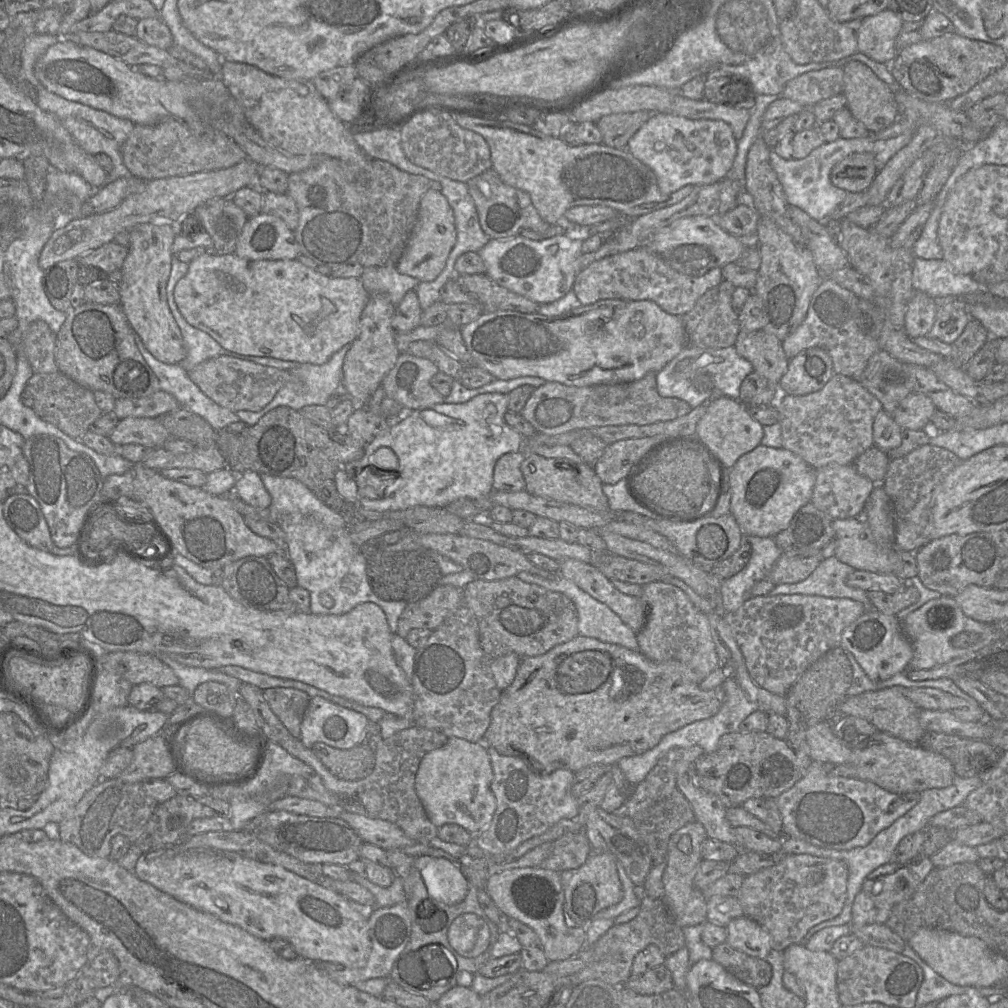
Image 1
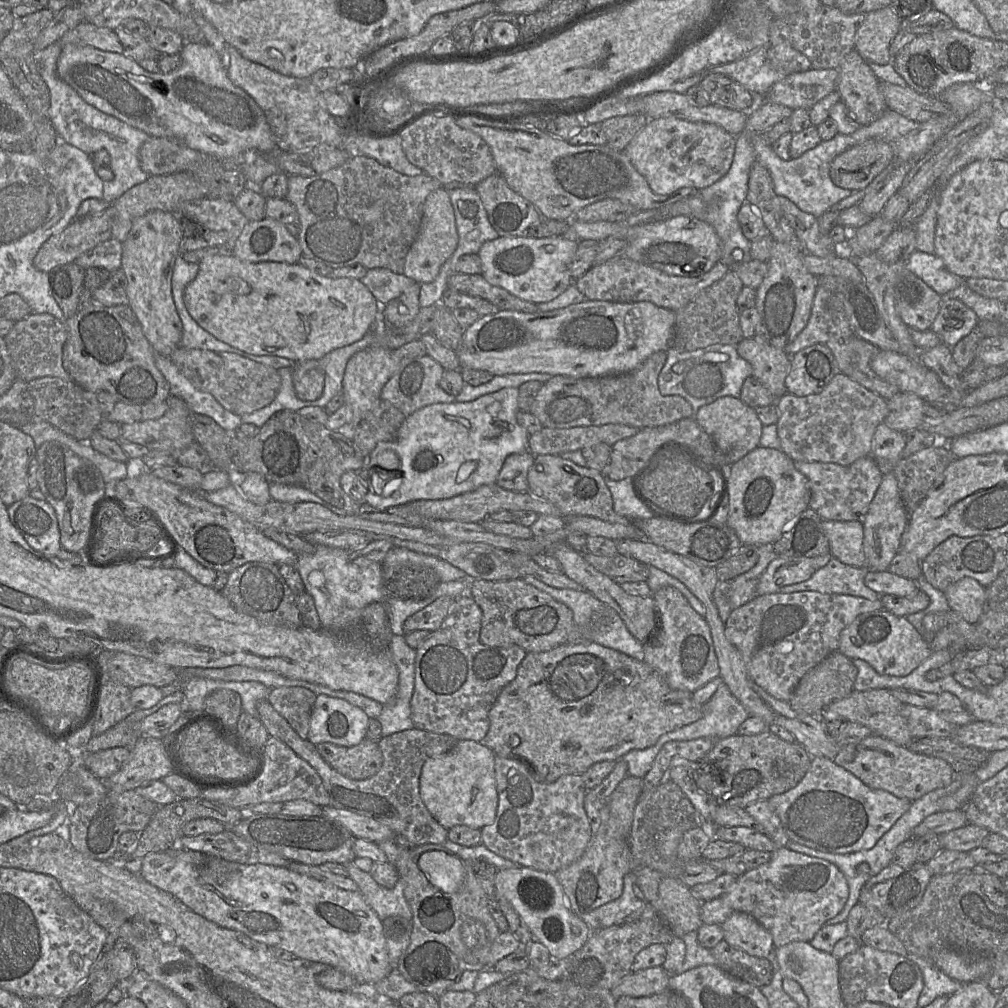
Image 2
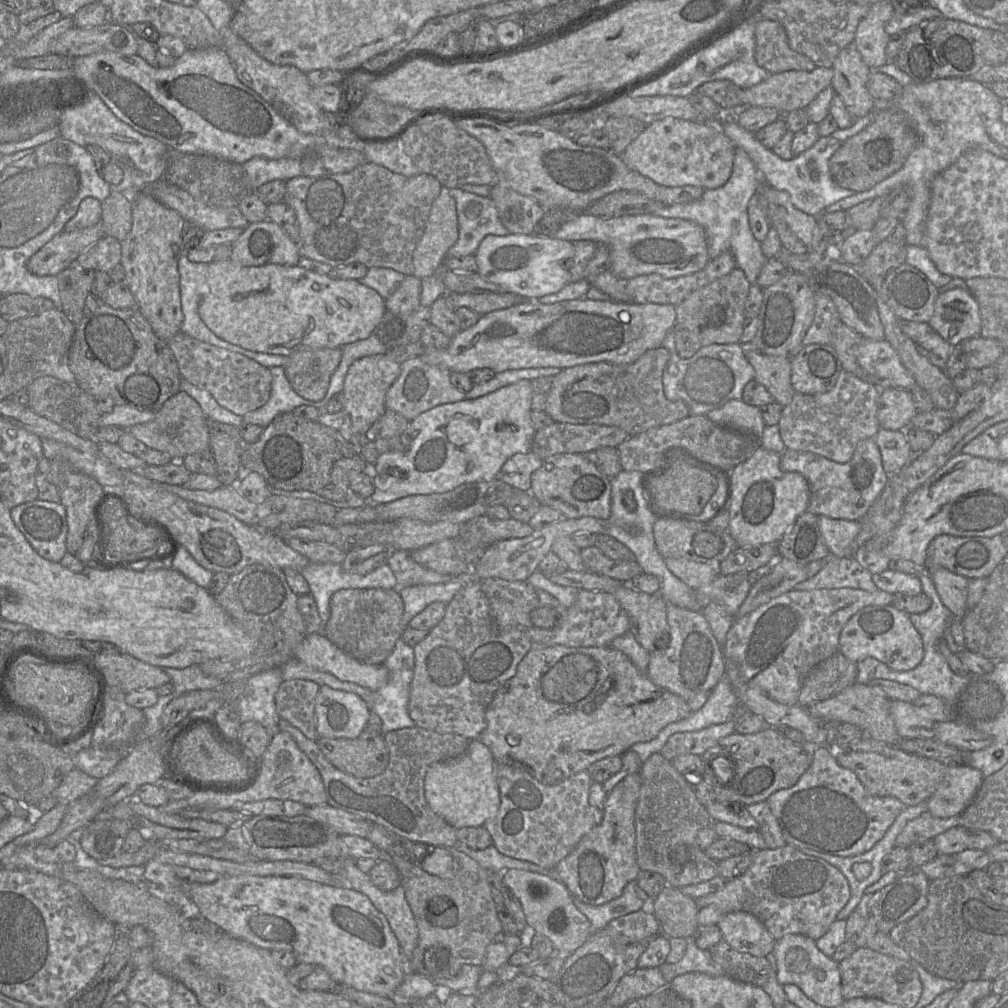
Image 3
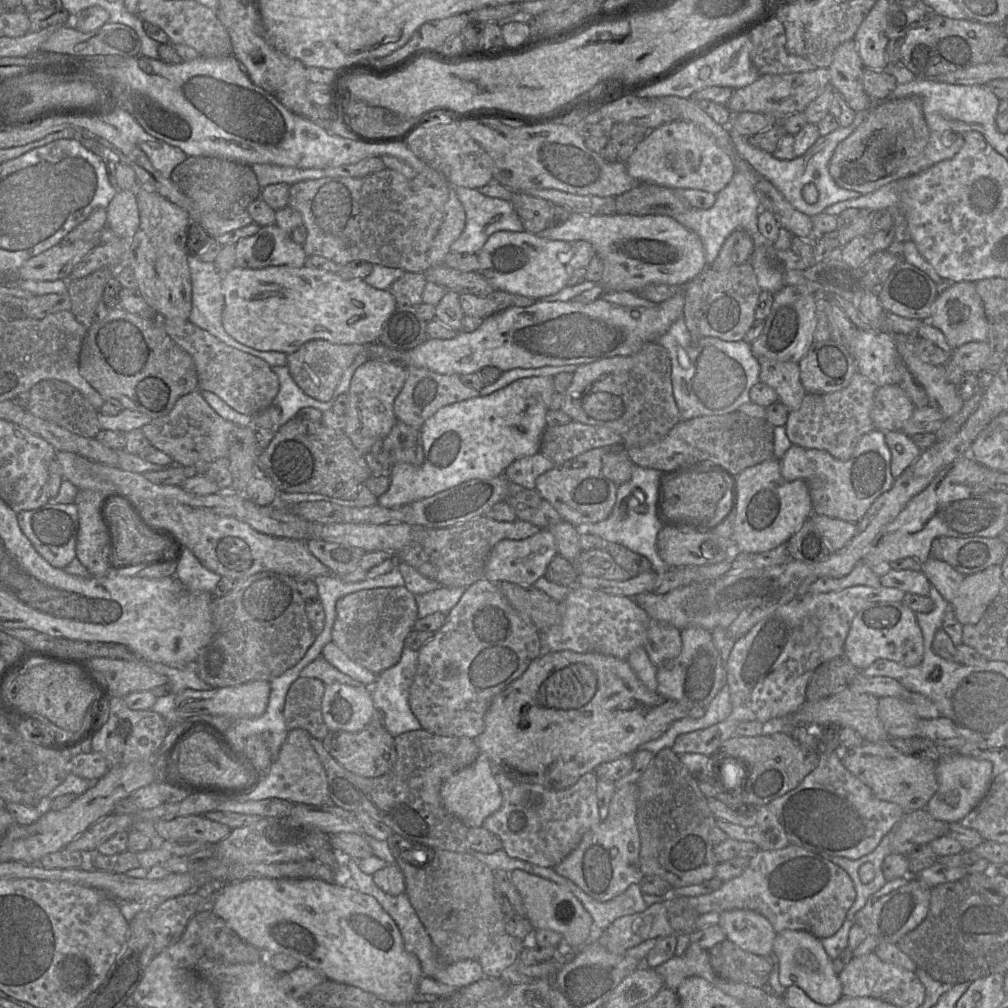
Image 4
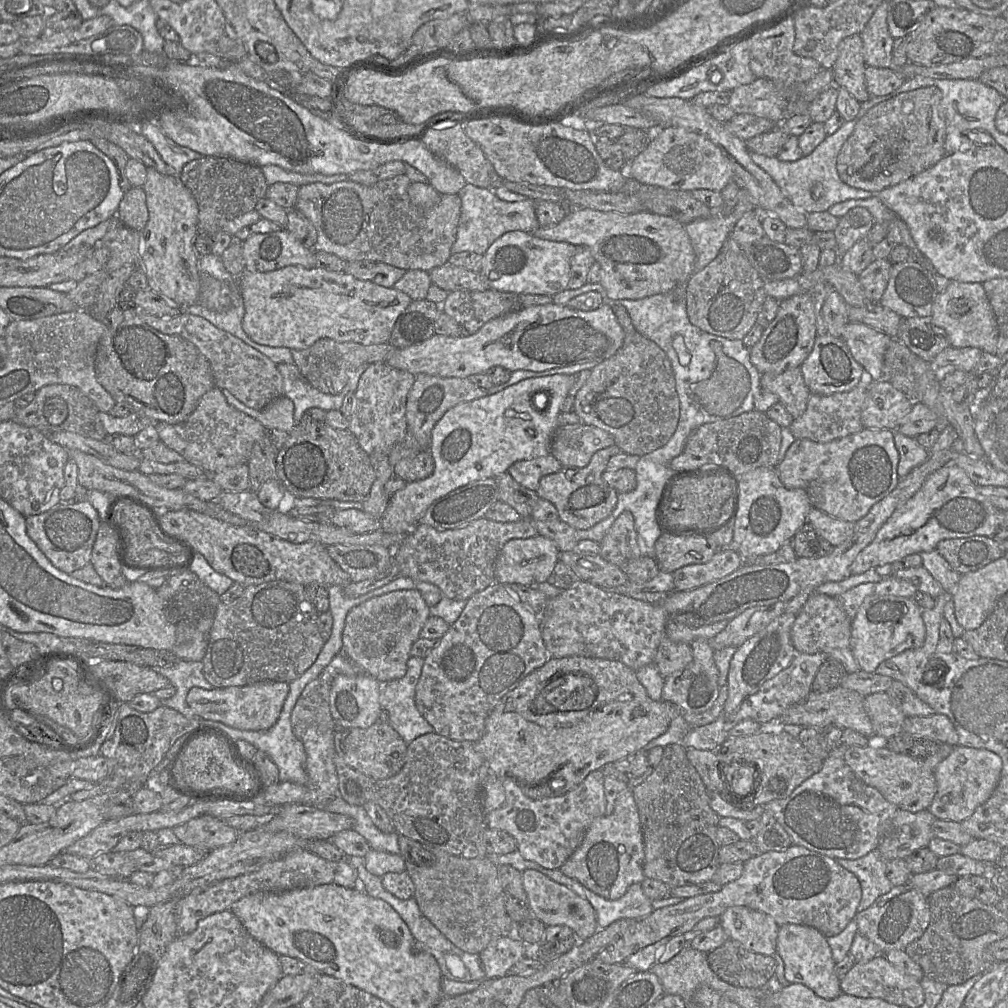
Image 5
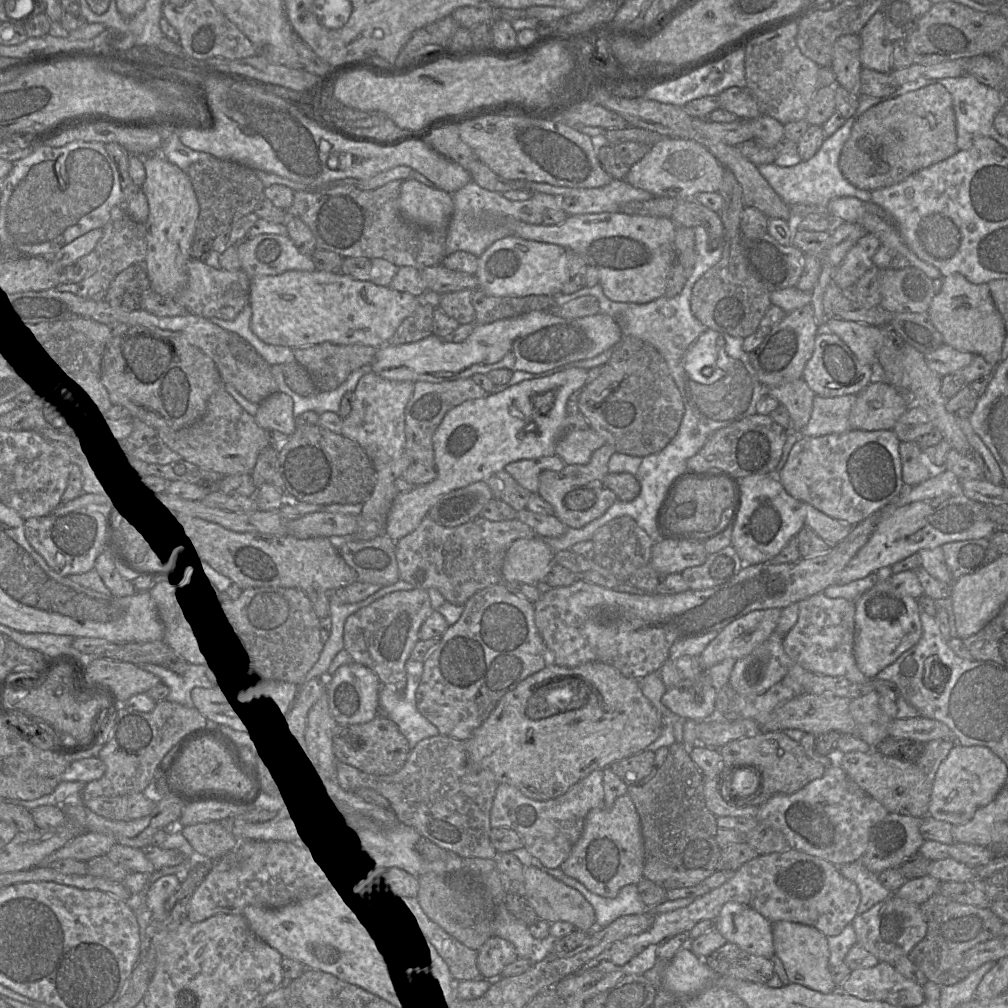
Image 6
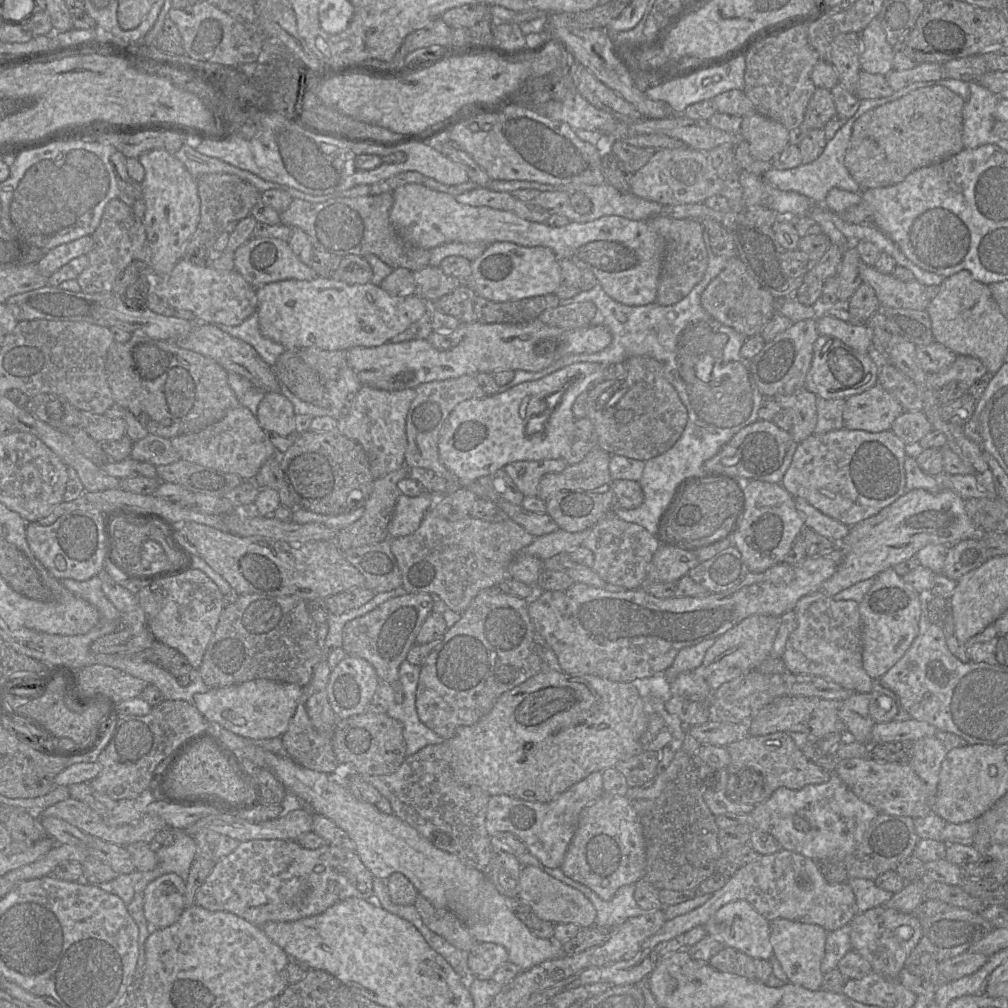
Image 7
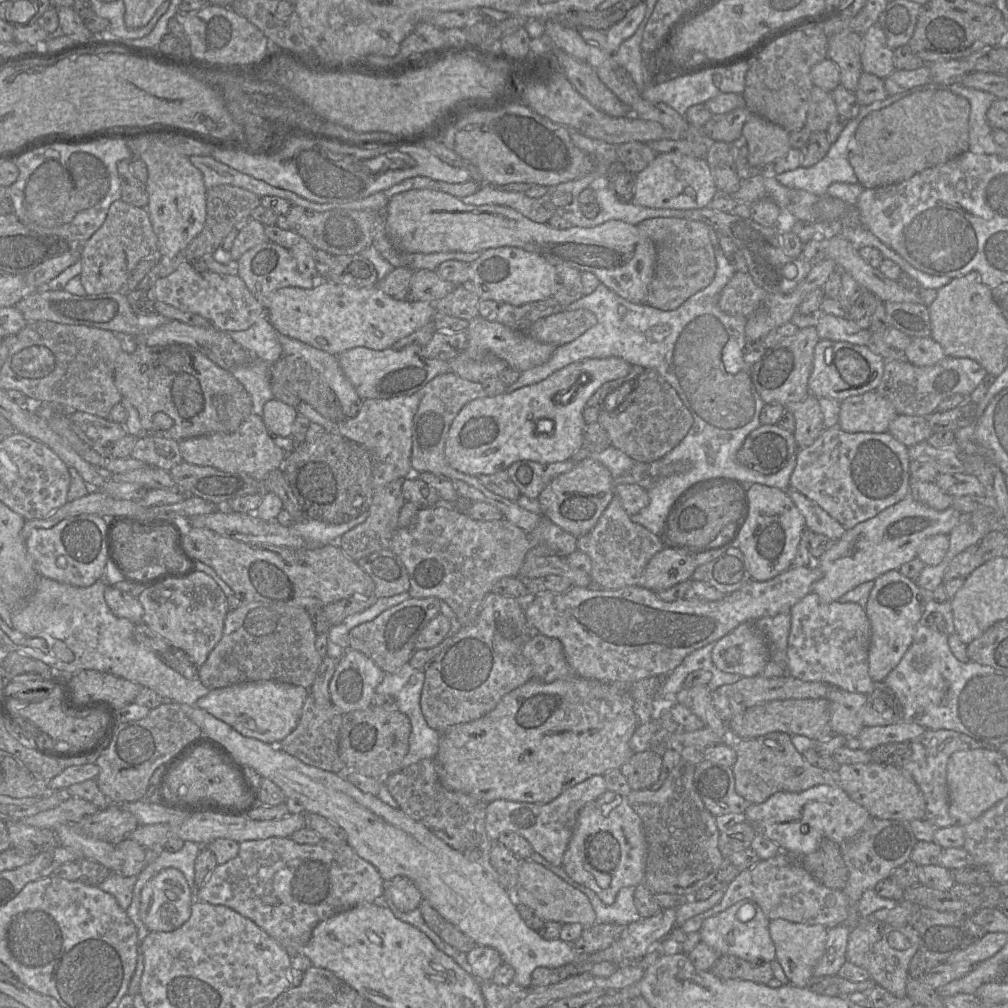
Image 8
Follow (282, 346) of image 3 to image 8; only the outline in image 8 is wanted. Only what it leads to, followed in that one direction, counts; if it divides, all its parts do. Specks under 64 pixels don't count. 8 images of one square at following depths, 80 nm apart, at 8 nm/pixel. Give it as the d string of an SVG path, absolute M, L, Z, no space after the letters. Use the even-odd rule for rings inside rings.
M321 278L309 289L286 287L273 292L266 316L278 333L338 356L355 347L391 348L396 341L431 322L435 312L433 303L396 300L376 286L357 288Z

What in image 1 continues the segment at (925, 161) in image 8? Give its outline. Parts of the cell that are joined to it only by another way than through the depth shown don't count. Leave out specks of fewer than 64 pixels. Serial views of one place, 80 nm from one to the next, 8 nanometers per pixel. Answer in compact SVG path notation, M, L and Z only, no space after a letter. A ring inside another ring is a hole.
M868 152L851 153L830 172L831 183L849 193L866 191L877 175L875 156Z

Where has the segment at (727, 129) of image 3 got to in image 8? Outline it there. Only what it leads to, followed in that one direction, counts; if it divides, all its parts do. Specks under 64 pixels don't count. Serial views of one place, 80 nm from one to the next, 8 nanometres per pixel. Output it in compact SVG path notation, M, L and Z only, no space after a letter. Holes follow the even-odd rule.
M889 96L884 100L875 101L869 105L861 106L858 115L855 118L849 120L848 124L842 130L836 142L831 144L828 153L822 160L811 167L800 166L795 170L776 174L776 180L789 189L804 190L819 197L827 195L828 187L835 182L845 182L851 184L858 183L857 176L848 159L848 154L853 149L855 132L861 121L869 113L880 110L889 106L890 104L892 104L892 98Z

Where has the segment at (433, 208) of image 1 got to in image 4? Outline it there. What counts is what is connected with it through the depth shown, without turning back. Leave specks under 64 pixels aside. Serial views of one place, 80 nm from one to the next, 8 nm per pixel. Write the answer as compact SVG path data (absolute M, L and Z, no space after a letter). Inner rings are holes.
M451 186L449 198L444 206L443 223L428 250L430 267L444 264L445 257L450 252L450 246L464 230L465 222L465 210Z

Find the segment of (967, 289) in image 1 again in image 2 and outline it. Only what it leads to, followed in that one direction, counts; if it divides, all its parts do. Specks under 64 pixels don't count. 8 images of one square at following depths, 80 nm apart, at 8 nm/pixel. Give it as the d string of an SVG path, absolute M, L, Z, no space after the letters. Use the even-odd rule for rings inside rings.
M915 250L905 261L905 267L940 296L957 288L964 279L949 272L942 259L935 254Z

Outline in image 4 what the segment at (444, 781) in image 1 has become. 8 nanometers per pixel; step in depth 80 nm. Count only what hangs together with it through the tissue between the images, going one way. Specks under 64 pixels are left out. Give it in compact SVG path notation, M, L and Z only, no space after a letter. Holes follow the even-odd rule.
M480 752L470 766L449 777L441 786L440 798L445 809L468 828L482 827L484 821L502 804L502 794L487 755Z

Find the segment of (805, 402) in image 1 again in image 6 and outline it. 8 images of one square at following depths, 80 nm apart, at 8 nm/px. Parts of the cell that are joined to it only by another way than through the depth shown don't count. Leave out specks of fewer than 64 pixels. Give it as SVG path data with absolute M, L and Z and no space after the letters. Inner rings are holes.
M815 395L810 419L798 433L799 436L819 437L851 430L849 415L856 398L857 395L831 398Z

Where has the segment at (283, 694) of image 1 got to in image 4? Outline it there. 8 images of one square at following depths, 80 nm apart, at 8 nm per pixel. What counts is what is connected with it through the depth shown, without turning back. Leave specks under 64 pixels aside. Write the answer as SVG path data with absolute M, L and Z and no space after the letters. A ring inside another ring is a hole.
M298 677L289 687L283 717L288 730L306 730L312 738L323 740L330 732L324 723L321 702L325 684L315 678Z

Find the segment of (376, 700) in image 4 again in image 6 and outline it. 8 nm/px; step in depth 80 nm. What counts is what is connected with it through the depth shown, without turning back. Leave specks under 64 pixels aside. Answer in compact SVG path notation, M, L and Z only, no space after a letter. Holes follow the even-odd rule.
M408 658L405 663L406 685L399 694L395 686L380 686L378 703L388 718L397 724L407 739L409 748L414 748L421 740L439 735L438 729L418 711L415 700L416 689L423 672L423 663Z

